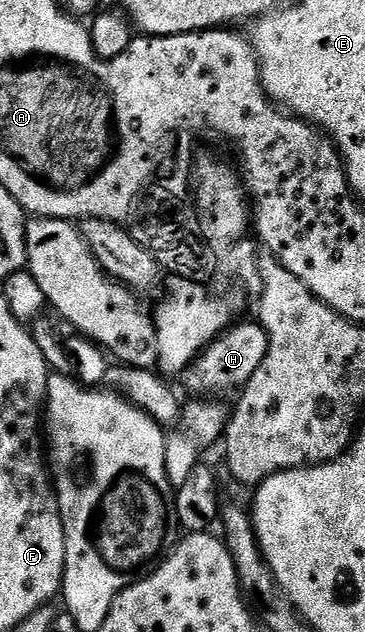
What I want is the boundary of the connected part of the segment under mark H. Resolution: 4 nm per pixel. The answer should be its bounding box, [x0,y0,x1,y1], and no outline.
[180,319,268,399]

